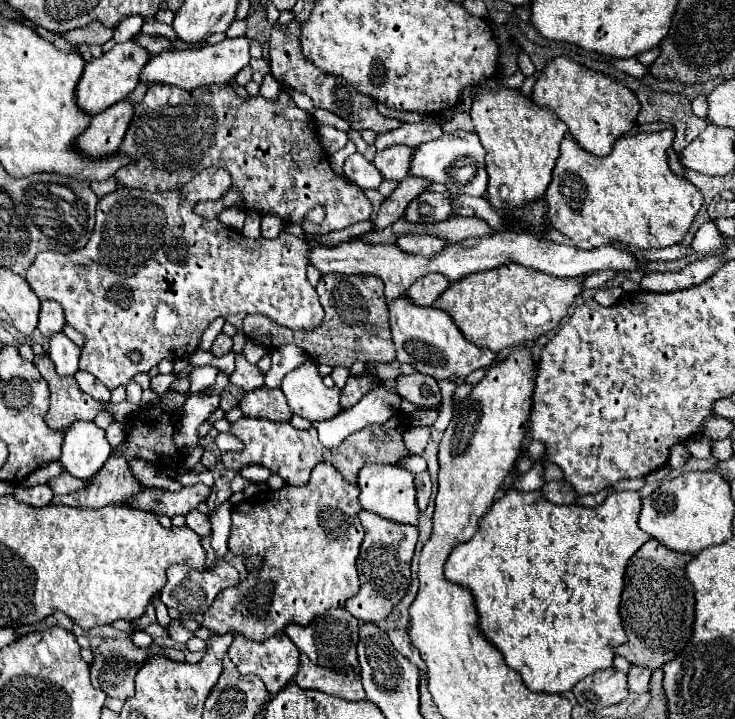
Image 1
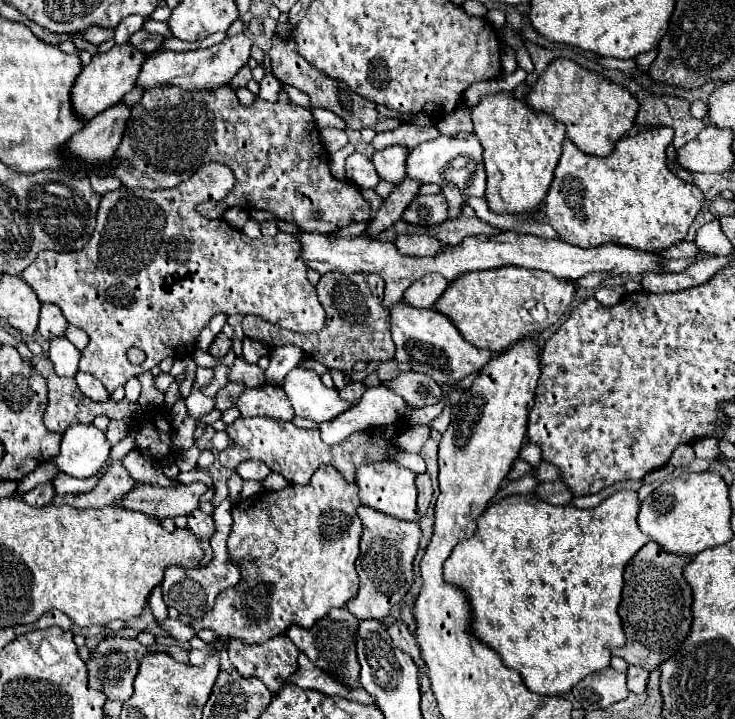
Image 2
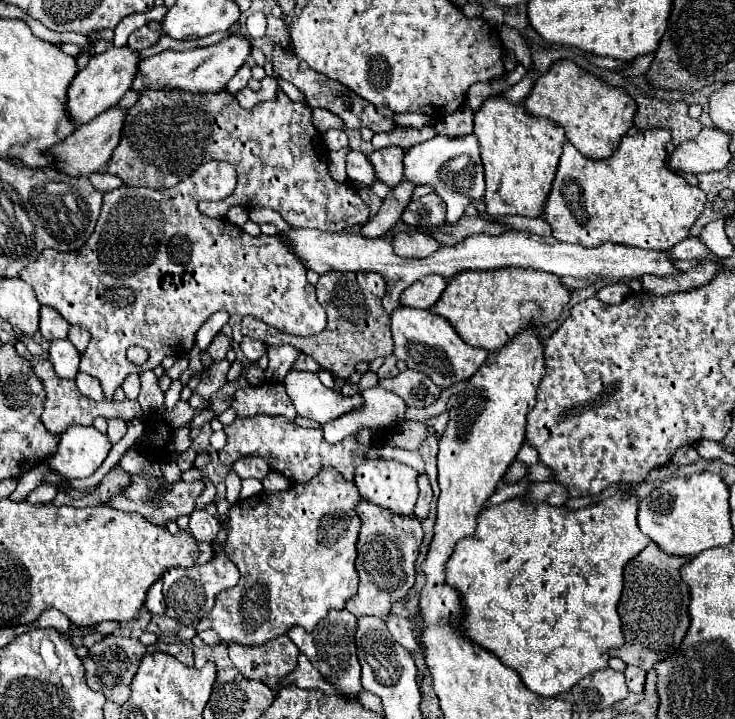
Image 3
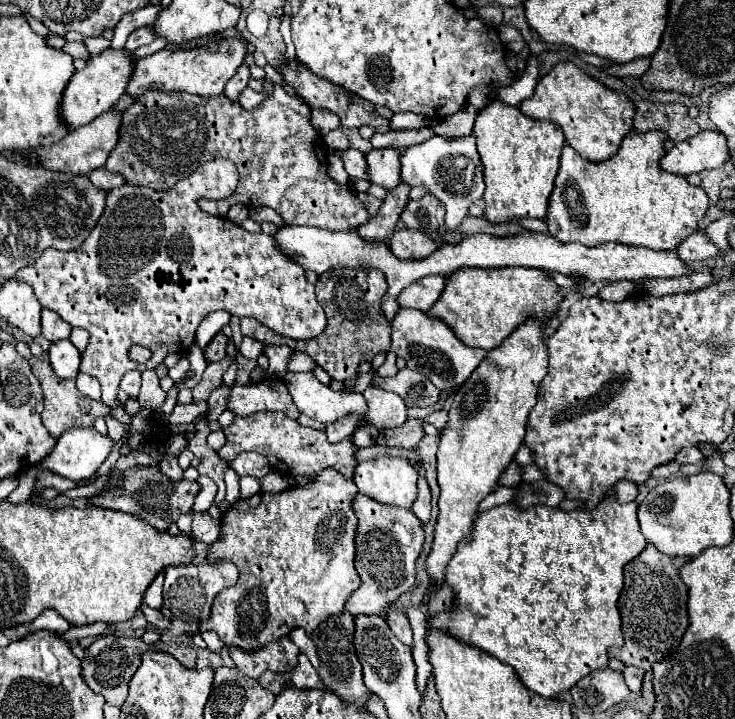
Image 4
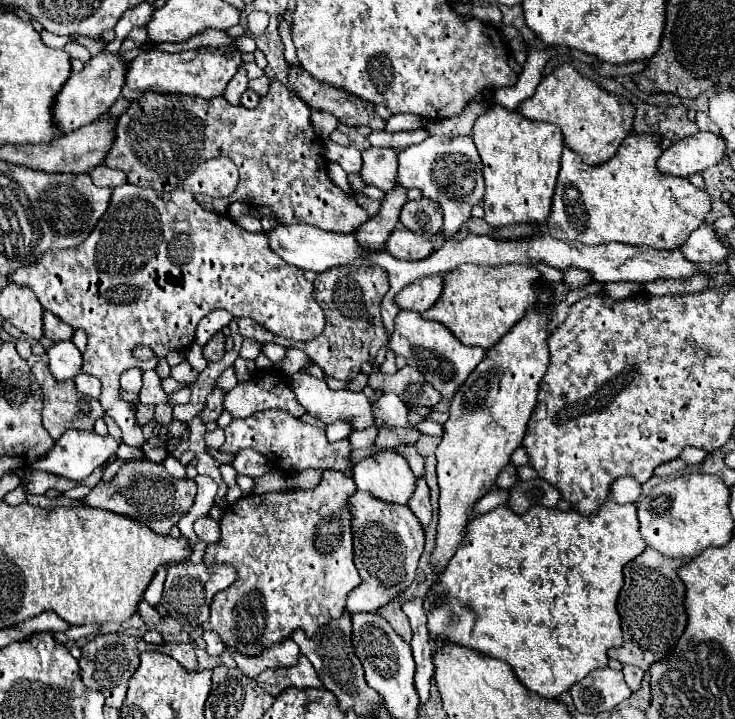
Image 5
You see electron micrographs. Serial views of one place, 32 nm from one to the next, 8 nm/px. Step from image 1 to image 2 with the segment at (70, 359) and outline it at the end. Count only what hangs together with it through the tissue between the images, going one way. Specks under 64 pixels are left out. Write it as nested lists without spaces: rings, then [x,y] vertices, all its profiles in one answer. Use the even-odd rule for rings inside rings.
[[[60,336],[56,340],[50,340],[50,352],[48,352],[54,370],[58,376],[74,376],[78,372],[78,360],[80,360],[80,350],[66,338]]]

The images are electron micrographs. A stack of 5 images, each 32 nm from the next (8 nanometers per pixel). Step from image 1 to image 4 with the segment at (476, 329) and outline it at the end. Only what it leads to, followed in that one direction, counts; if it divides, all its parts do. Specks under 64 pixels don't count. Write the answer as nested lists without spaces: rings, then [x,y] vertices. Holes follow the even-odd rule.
[[[520,266],[494,270],[462,268],[462,272],[448,276],[442,296],[428,314],[450,324],[464,344],[492,350],[498,348],[528,318],[535,317],[544,323],[552,320],[564,300],[566,298],[560,292],[560,286],[544,270]]]

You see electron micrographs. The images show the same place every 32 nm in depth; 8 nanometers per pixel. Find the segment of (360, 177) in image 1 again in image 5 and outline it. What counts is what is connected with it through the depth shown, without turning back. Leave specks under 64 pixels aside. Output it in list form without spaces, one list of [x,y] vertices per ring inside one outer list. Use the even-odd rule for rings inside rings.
[[[330,140],[324,142],[324,156],[328,160],[340,162],[340,166],[348,174],[360,174],[360,164],[362,164],[362,152],[352,148],[352,146],[338,146]]]

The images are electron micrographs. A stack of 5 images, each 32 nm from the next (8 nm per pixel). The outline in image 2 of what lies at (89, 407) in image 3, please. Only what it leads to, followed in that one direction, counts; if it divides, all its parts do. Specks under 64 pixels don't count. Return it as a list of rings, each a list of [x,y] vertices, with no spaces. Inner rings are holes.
[[[38,358],[34,362],[34,368],[44,376],[46,384],[48,384],[48,408],[44,412],[44,424],[52,432],[64,432],[70,424],[76,424],[76,422],[88,424],[88,422],[92,422],[100,414],[104,414],[108,418],[114,418],[114,420],[130,422],[140,412],[140,406],[128,402],[126,398],[122,402],[112,402],[112,400],[108,400],[108,402],[94,402],[94,400],[90,400],[88,396],[84,396],[80,392],[80,388],[78,388],[74,378],[60,378],[60,376],[56,376],[54,364],[50,362],[50,358]]]

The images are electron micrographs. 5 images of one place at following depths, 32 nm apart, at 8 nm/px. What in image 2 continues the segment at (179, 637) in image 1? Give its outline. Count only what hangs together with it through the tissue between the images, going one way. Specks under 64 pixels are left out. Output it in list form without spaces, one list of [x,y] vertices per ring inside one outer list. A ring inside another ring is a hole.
[[[168,618],[166,622],[158,622],[174,640],[178,640],[178,642],[188,642],[196,632],[188,626],[188,624],[184,624],[182,620],[172,620],[172,618]]]

